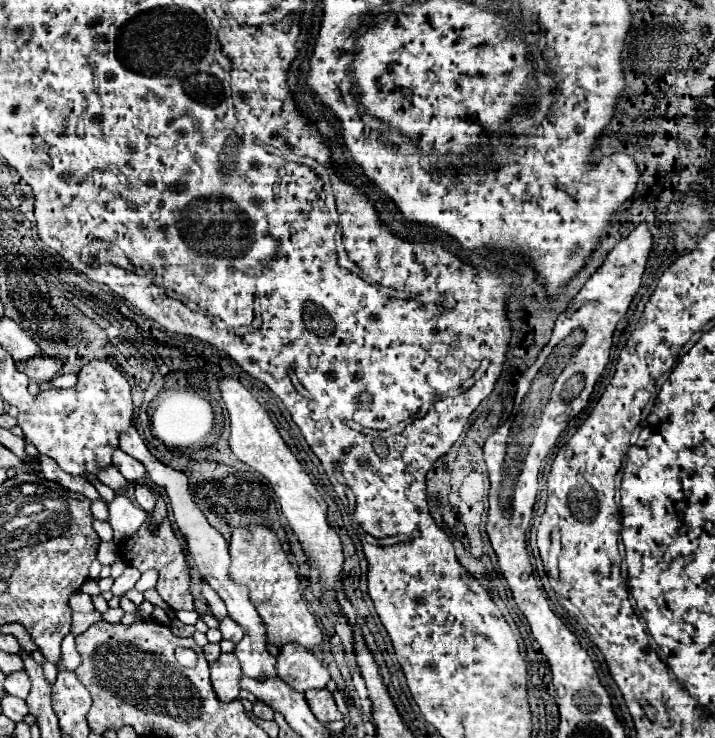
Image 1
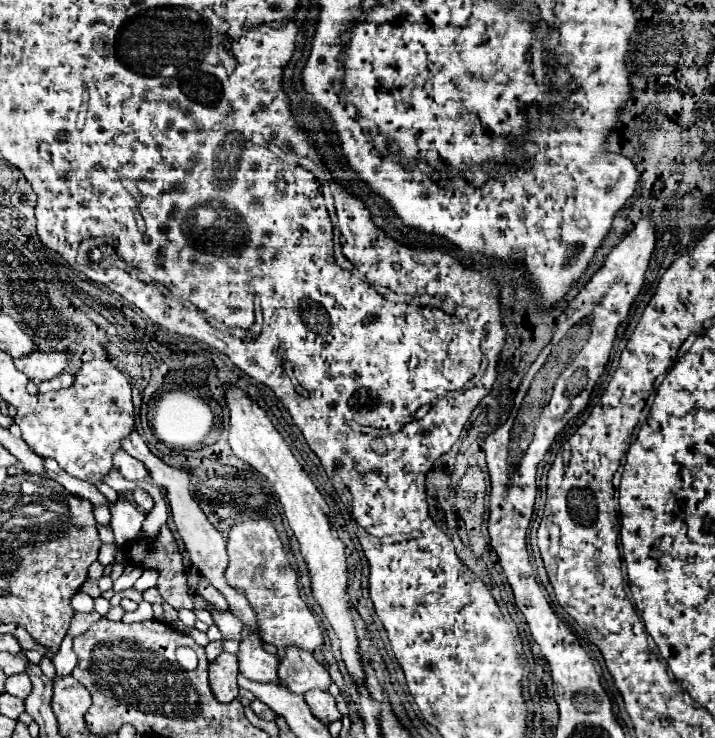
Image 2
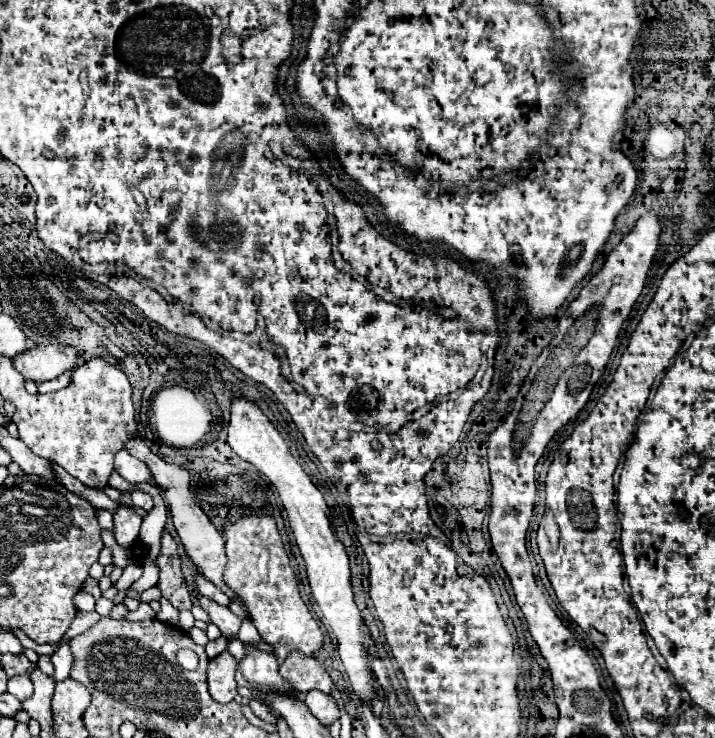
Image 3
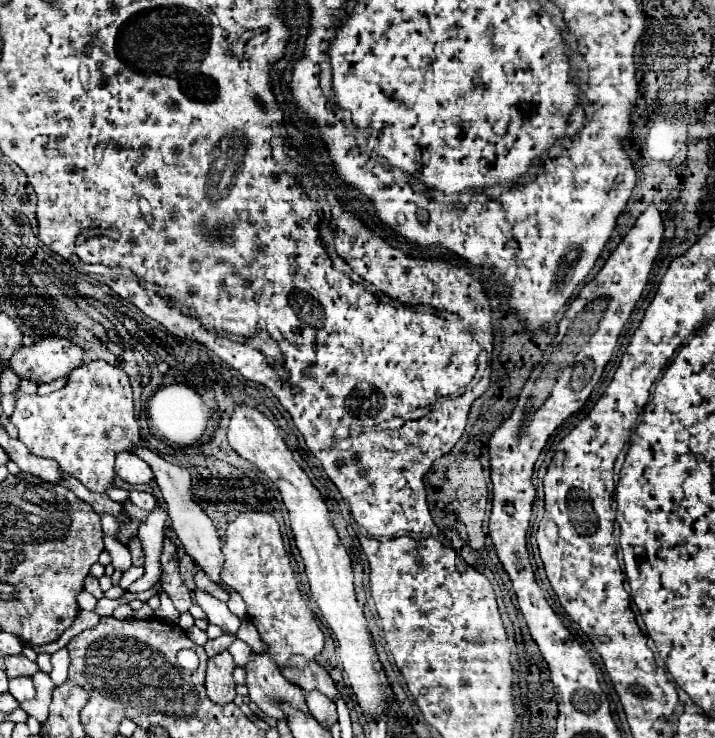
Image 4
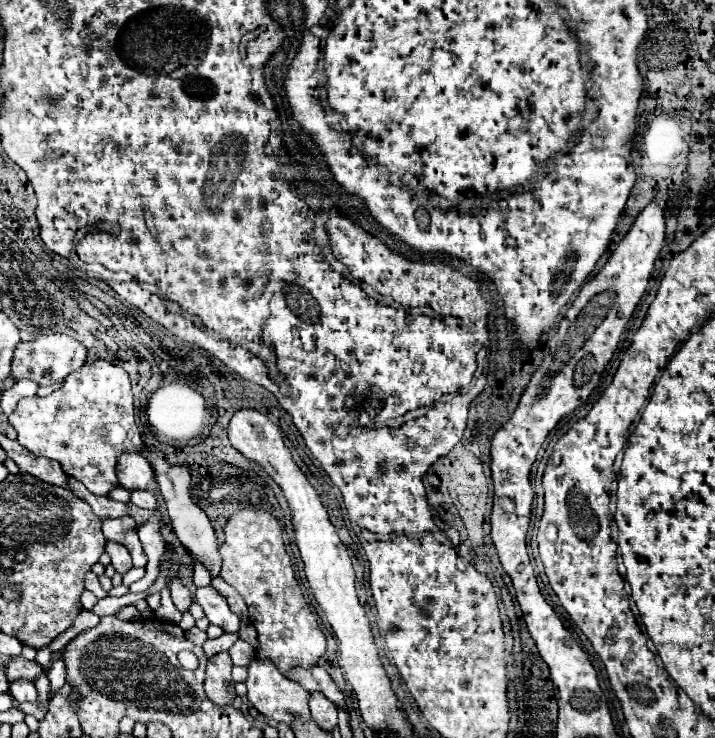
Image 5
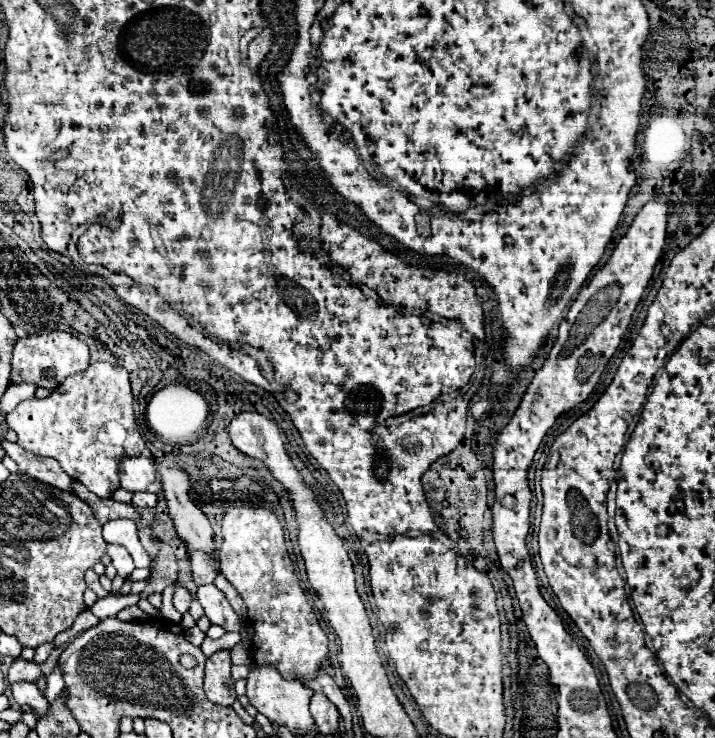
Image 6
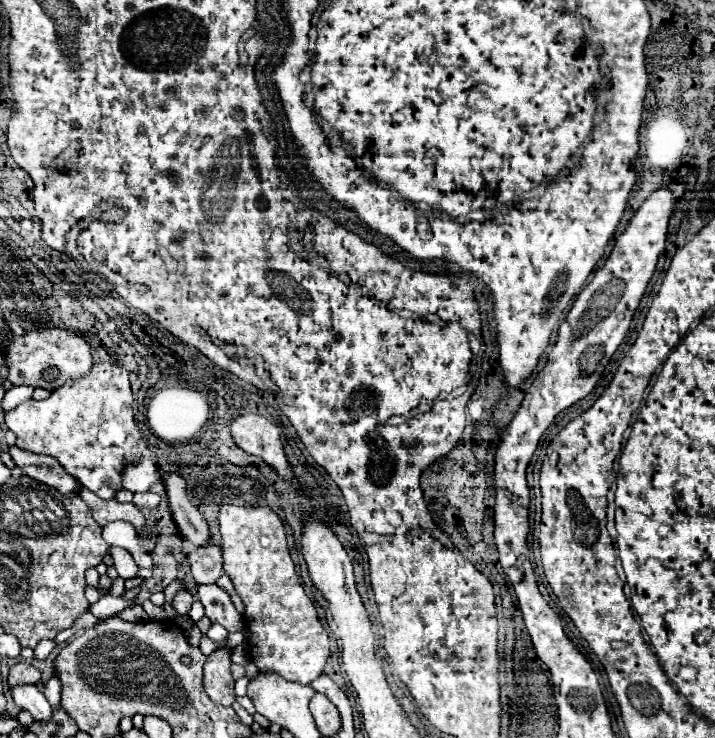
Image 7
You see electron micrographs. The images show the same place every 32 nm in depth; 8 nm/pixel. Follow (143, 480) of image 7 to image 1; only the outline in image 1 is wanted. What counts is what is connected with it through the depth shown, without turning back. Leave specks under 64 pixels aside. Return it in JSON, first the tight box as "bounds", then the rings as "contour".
{"bounds":[112,450,146,482],"contour":[[[116,450],[114,456],[112,456],[112,462],[114,466],[120,470],[120,474],[130,480],[130,482],[140,482],[144,476],[146,476],[146,468],[142,462],[138,462],[136,458],[128,456],[126,452],[122,450]]]}

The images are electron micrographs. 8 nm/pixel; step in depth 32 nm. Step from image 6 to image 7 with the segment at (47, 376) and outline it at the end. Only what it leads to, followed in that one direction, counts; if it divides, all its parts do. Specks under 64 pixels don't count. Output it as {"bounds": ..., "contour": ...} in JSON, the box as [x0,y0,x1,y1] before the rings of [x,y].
{"bounds":[6,328,92,390],"contour":[[[44,328],[30,330],[24,334],[8,332],[6,340],[6,366],[8,380],[14,386],[34,386],[44,390],[58,390],[68,380],[80,380],[92,368],[92,352],[90,344],[76,332],[68,332],[66,328]]]}

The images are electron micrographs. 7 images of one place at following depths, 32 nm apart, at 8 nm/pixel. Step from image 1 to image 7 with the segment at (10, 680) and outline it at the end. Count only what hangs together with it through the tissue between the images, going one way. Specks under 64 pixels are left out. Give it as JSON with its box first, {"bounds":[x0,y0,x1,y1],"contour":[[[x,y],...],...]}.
{"bounds":[12,686,52,722],"contour":[[[14,686],[12,700],[22,708],[28,710],[34,722],[48,722],[52,720],[52,708],[38,686]]]}

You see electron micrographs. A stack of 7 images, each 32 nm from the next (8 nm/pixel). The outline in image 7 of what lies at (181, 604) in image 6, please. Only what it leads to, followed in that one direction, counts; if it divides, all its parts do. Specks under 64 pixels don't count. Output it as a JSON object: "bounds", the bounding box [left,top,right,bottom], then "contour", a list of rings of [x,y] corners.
{"bounds":[172,590,194,614],"contour":[[[180,590],[180,592],[174,596],[174,600],[172,600],[172,608],[174,608],[178,614],[188,614],[192,602],[194,602],[192,594],[190,594],[188,590]]]}

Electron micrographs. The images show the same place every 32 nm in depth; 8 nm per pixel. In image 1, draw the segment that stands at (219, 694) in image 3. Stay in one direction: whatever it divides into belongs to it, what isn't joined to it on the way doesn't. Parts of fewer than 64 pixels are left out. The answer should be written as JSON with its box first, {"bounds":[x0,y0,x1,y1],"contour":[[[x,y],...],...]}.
{"bounds":[210,654,242,702],"contour":[[[220,654],[220,658],[210,664],[212,688],[222,702],[232,702],[238,698],[240,676],[242,672],[236,654]]]}

